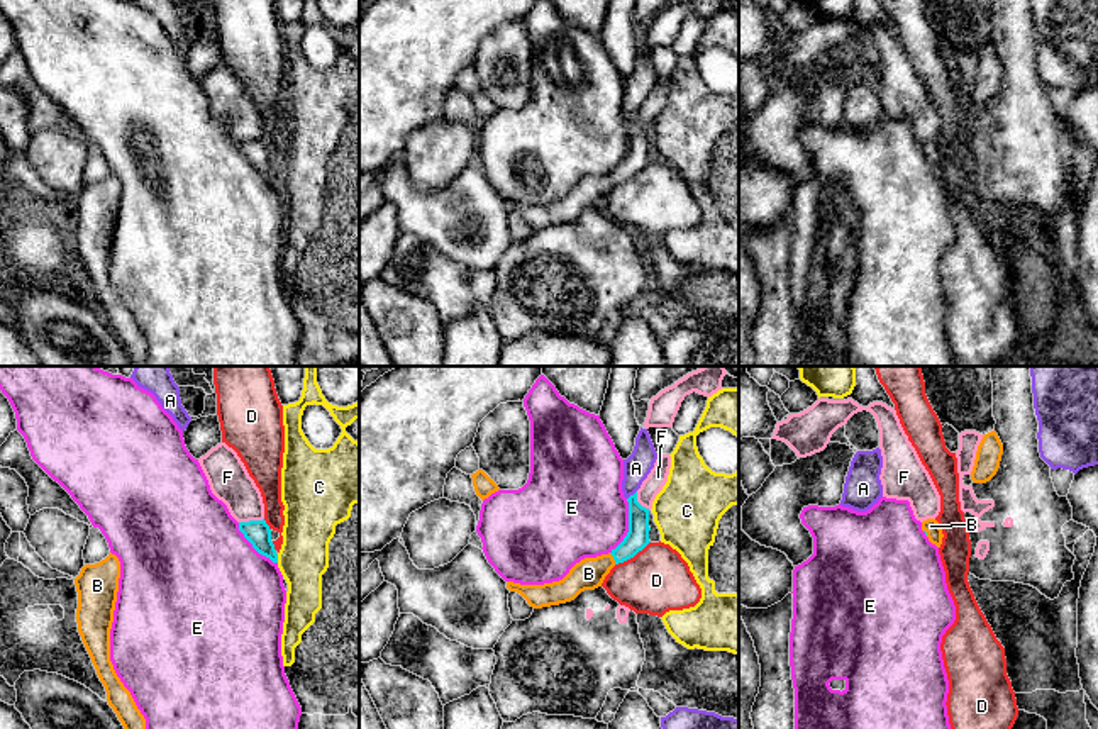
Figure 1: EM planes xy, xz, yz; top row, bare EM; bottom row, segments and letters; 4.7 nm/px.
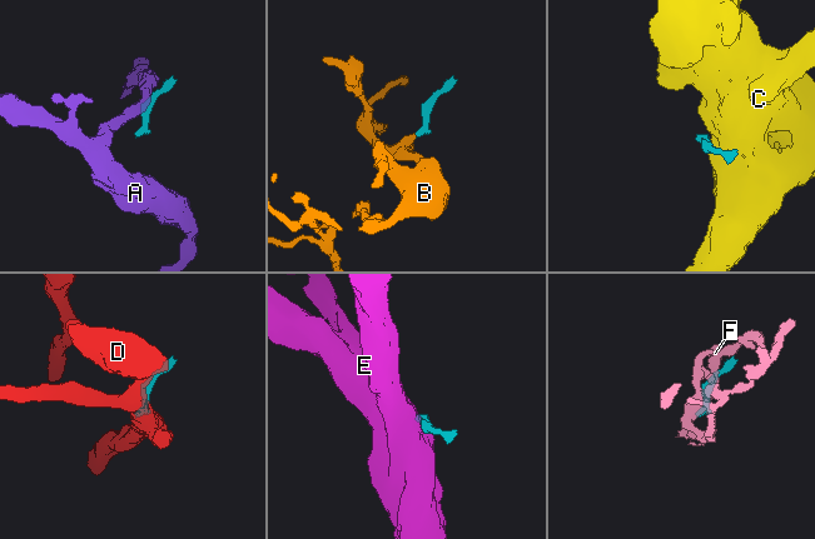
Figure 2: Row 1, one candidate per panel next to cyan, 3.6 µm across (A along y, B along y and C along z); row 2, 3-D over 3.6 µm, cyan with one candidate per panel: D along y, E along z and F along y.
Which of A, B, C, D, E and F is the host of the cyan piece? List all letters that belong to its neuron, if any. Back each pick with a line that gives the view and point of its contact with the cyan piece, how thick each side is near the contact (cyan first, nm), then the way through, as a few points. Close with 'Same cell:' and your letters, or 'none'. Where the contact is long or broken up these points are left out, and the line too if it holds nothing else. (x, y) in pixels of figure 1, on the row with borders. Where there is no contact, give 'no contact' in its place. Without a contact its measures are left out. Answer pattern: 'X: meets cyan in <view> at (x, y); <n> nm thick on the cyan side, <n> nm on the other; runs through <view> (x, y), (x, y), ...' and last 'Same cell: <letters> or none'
B: meets cyan in xz at (614, 558); 110 nm thick on the cyan side, 150 nm on the other; runs through xz (637, 538), (614, 558), (588, 573)
Same cell: B

